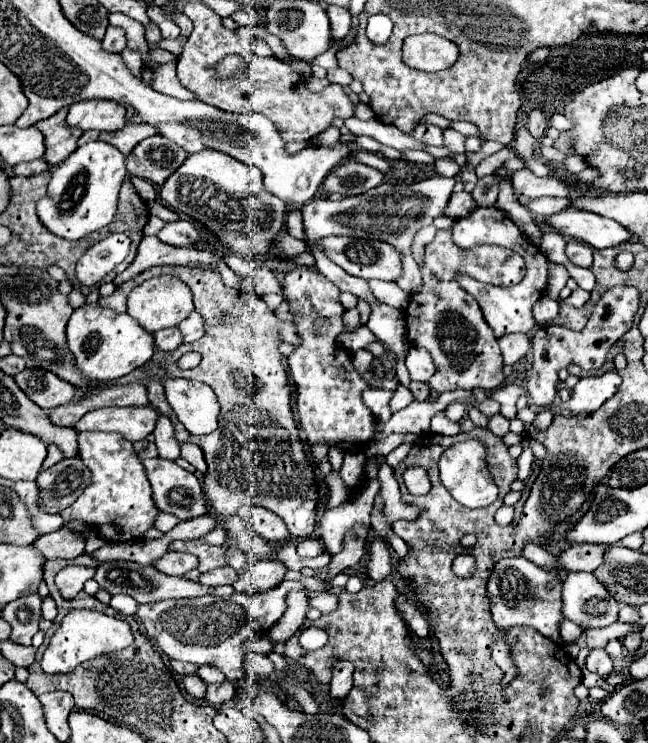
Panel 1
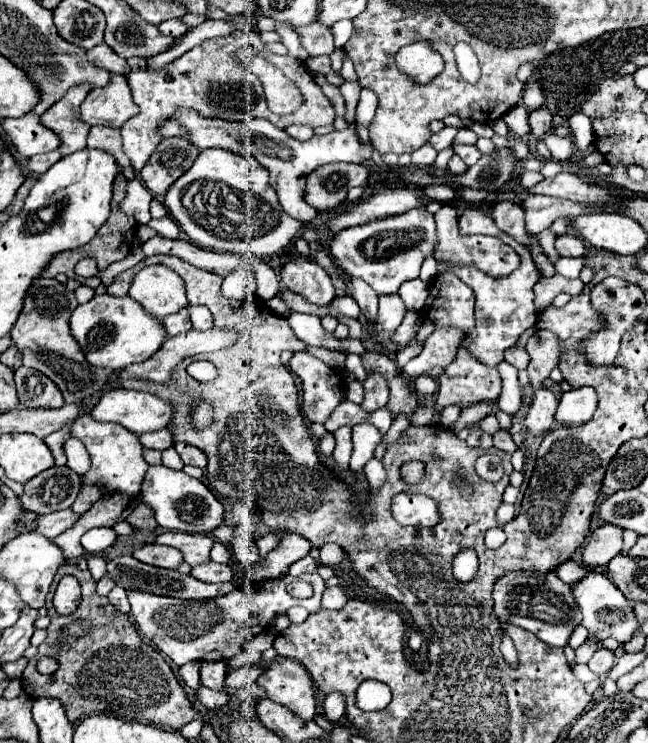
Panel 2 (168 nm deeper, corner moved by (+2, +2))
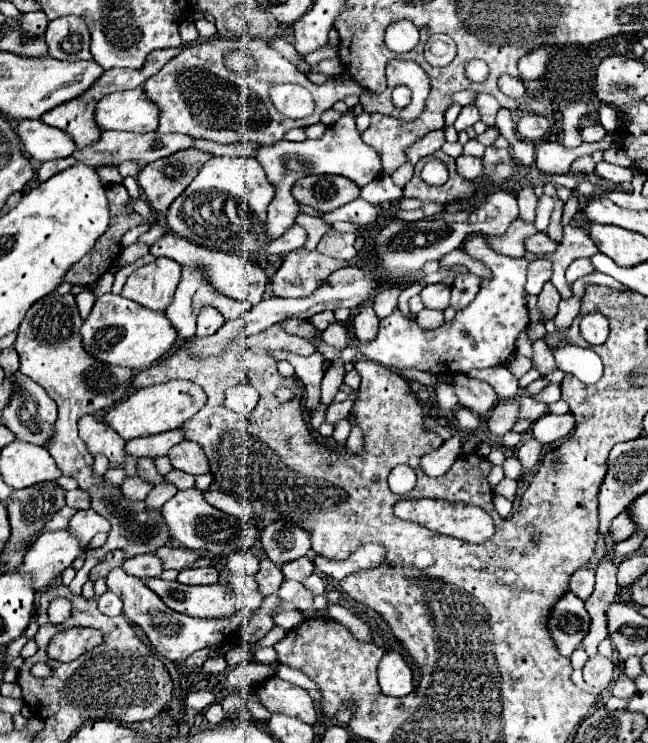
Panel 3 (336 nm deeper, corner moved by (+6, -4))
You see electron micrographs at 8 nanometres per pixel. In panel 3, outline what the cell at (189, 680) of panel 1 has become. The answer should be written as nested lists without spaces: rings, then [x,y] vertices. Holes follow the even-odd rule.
[[[213,702],[211,706],[207,706],[203,716],[205,716],[205,720],[207,720],[211,726],[215,726],[215,724],[221,724],[221,722],[225,720],[225,712],[223,712],[223,708],[221,708],[217,702]]]

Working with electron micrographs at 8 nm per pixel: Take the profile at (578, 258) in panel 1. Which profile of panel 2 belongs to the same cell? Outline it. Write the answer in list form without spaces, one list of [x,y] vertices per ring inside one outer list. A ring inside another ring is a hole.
[[[563,234],[563,236],[557,236],[557,240],[555,240],[555,250],[559,252],[559,256],[577,258],[577,256],[583,254],[585,246],[583,246],[583,240],[581,240],[581,238],[571,236],[571,234]]]

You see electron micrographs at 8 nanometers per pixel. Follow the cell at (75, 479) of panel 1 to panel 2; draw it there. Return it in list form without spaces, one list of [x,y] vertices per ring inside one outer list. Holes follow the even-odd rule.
[[[53,466],[25,482],[21,502],[35,514],[65,510],[75,502],[79,484],[81,476],[77,476],[73,470],[69,470],[67,466]]]

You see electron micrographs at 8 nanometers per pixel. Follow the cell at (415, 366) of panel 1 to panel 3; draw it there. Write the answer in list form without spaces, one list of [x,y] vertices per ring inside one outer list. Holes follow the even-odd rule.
[[[421,310],[417,314],[417,324],[423,328],[423,330],[431,330],[431,328],[439,328],[444,323],[444,314],[441,310]]]

